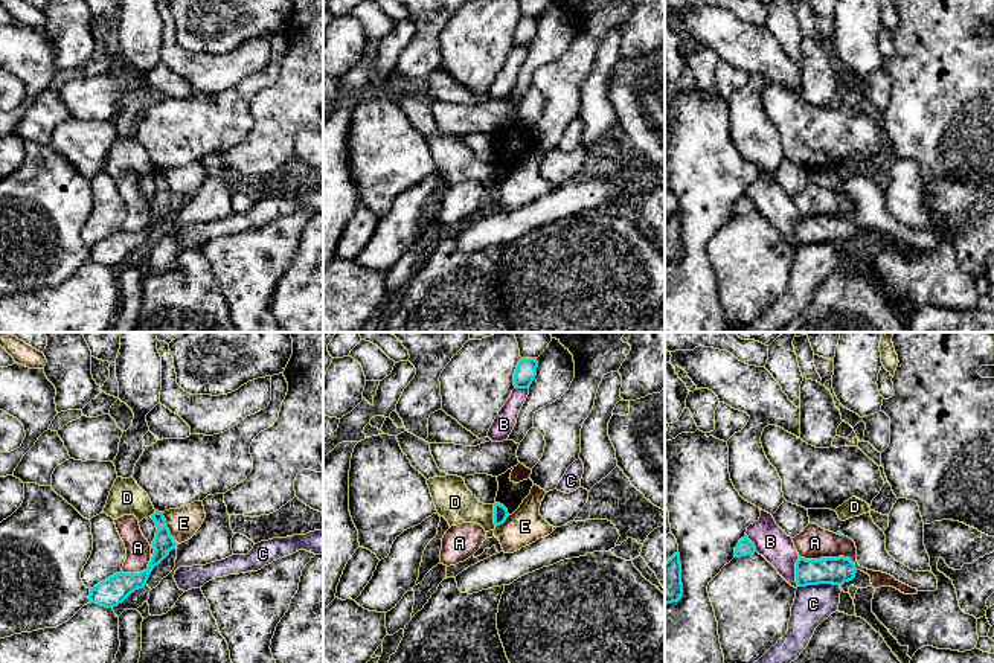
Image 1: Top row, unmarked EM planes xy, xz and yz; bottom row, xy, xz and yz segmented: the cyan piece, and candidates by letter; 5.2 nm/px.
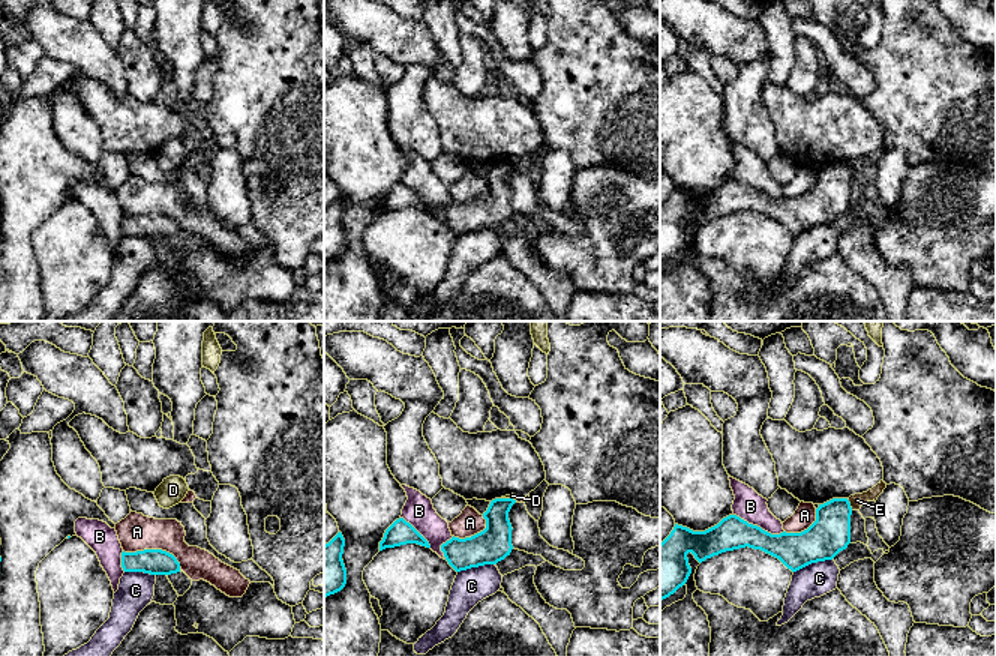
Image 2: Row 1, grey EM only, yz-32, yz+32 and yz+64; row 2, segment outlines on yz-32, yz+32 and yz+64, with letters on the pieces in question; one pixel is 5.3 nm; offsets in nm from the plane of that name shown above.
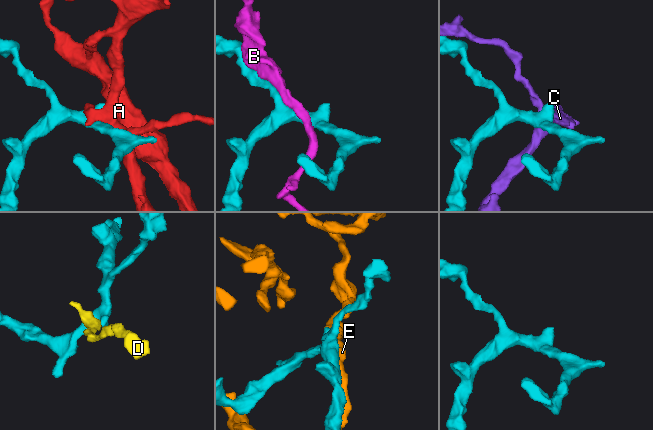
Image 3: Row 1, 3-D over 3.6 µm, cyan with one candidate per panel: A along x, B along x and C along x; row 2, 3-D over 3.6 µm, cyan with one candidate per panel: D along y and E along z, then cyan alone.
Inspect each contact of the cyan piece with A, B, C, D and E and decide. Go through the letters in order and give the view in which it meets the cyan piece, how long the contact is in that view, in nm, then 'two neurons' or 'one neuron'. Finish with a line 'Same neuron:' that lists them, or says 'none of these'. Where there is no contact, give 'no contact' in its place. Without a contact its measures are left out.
A: contact in yz; length 320 nm; two neurons
B: contact in yz; length 160 nm; two neurons
C: contact in yz; length 220 nm; two neurons
D: contact in xz; length 120 nm; two neurons
E: contact in xy; length 190 nm; two neurons
Same neuron: none of these

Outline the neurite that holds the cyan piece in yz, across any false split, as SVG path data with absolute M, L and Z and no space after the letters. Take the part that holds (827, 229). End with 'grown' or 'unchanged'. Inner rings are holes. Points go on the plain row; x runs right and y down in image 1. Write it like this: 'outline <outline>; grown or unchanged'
outline M845 215L805 218L796 221L796 241L797 245L832 242L843 244L855 236L855 223Z; unchanged

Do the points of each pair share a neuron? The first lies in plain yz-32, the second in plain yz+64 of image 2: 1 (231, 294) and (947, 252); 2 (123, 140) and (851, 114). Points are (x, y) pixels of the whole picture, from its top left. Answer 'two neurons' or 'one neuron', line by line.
1: one neuron
2: one neuron

